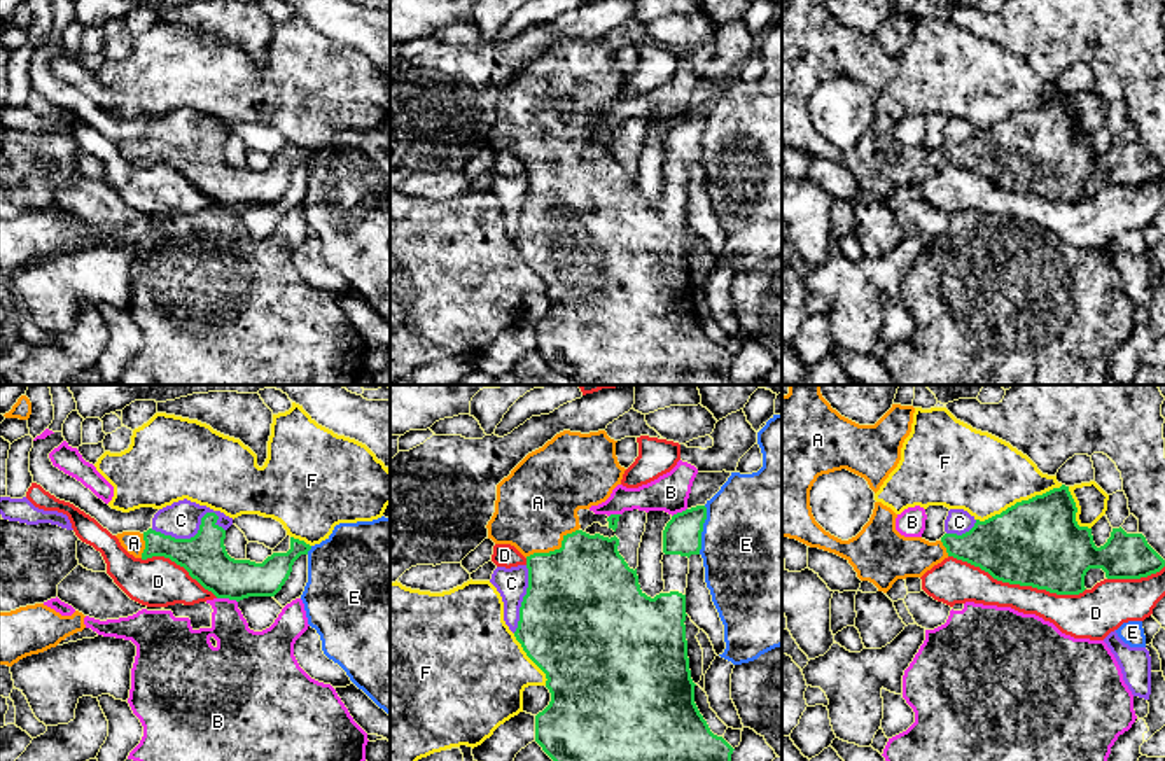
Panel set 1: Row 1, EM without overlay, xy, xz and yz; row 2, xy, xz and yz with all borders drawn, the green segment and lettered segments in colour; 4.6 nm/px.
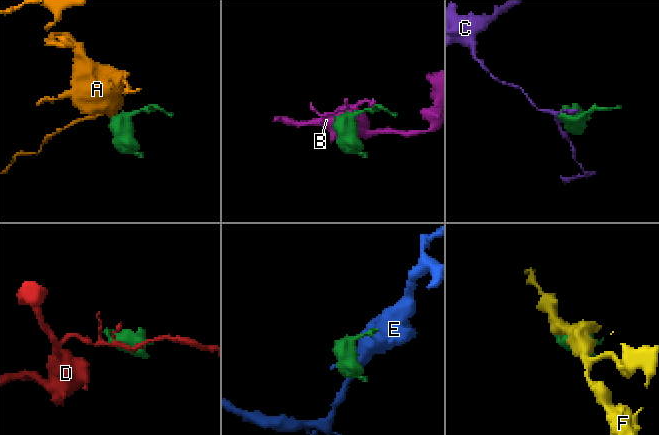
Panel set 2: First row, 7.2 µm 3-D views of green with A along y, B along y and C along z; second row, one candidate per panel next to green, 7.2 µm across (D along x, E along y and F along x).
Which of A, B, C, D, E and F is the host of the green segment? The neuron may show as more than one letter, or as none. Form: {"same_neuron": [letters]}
{"same_neuron": ["A"]}

